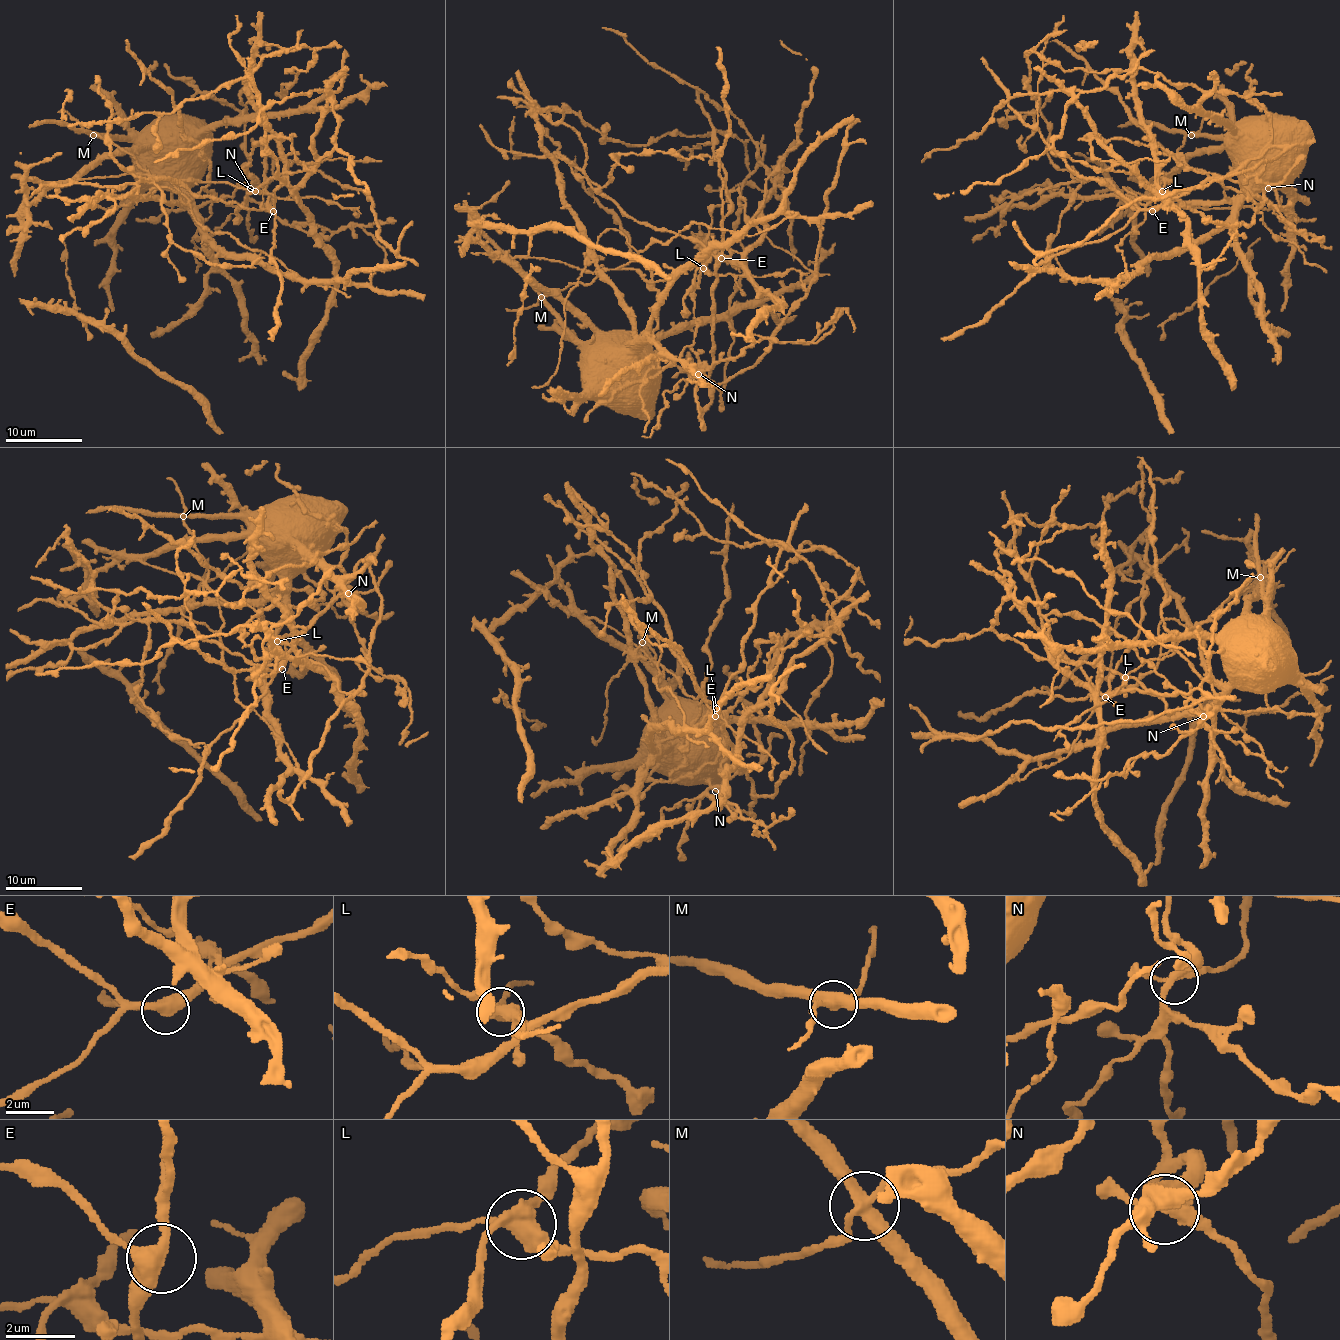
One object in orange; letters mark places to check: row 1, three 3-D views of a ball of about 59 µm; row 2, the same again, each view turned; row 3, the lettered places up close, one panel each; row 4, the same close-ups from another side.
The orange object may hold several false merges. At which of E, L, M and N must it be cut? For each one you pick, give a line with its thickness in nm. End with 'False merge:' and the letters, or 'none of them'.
L: calibre 400 nm
M: calibre 380 nm
False merge: L, M

